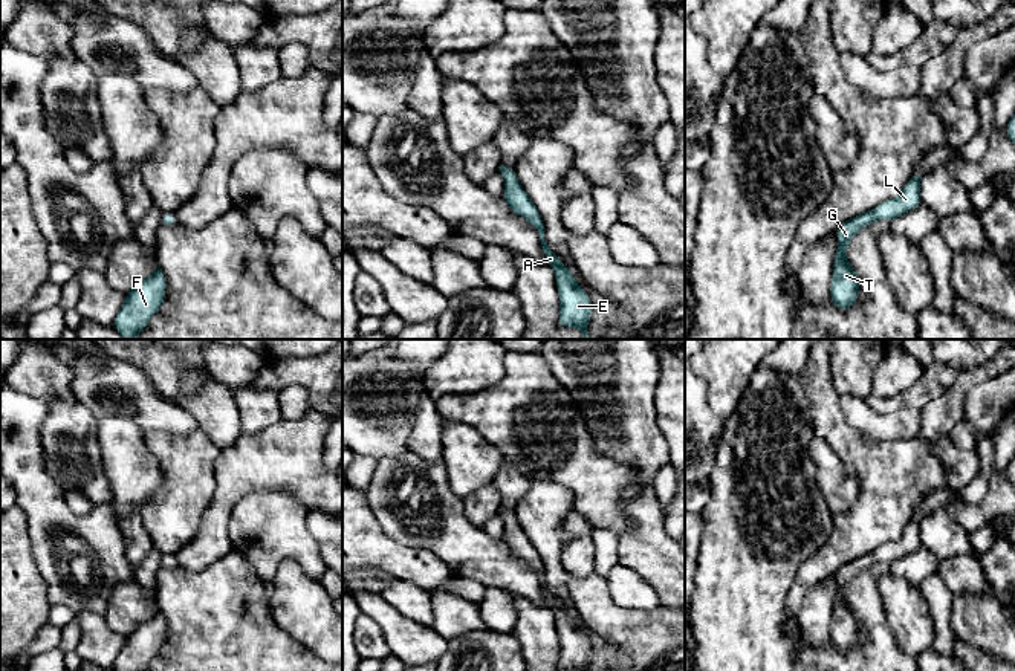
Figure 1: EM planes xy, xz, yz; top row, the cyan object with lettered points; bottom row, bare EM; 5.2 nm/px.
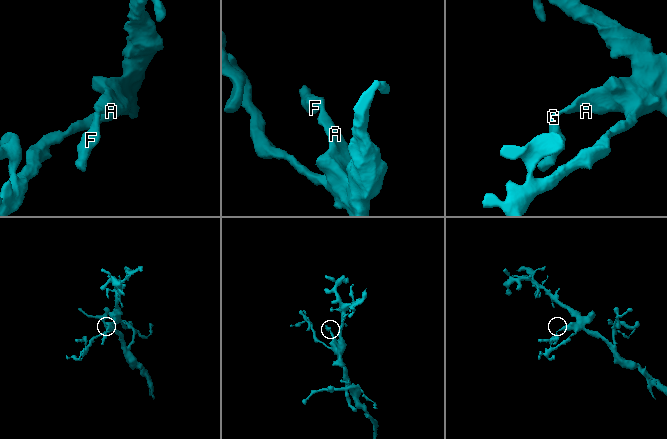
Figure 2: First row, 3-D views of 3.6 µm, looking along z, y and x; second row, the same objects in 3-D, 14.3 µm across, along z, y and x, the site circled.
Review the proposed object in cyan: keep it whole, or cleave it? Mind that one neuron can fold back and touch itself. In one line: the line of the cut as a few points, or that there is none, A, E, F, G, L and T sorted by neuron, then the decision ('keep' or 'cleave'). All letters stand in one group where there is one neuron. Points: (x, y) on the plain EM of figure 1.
cut none; groups A E F G L T; keep

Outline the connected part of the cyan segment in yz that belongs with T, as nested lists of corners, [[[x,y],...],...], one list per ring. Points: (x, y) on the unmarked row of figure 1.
[[[922,518],[911,520],[896,541],[888,541],[868,555],[848,561],[836,572],[838,592],[833,605],[830,642],[845,654],[859,640],[859,619],[847,604],[847,590],[859,572],[874,562],[893,562],[922,547]]]

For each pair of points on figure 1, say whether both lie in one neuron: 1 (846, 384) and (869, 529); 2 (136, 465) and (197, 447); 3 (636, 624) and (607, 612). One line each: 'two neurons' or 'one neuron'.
1: two neurons
2: two neurons
3: one neuron

